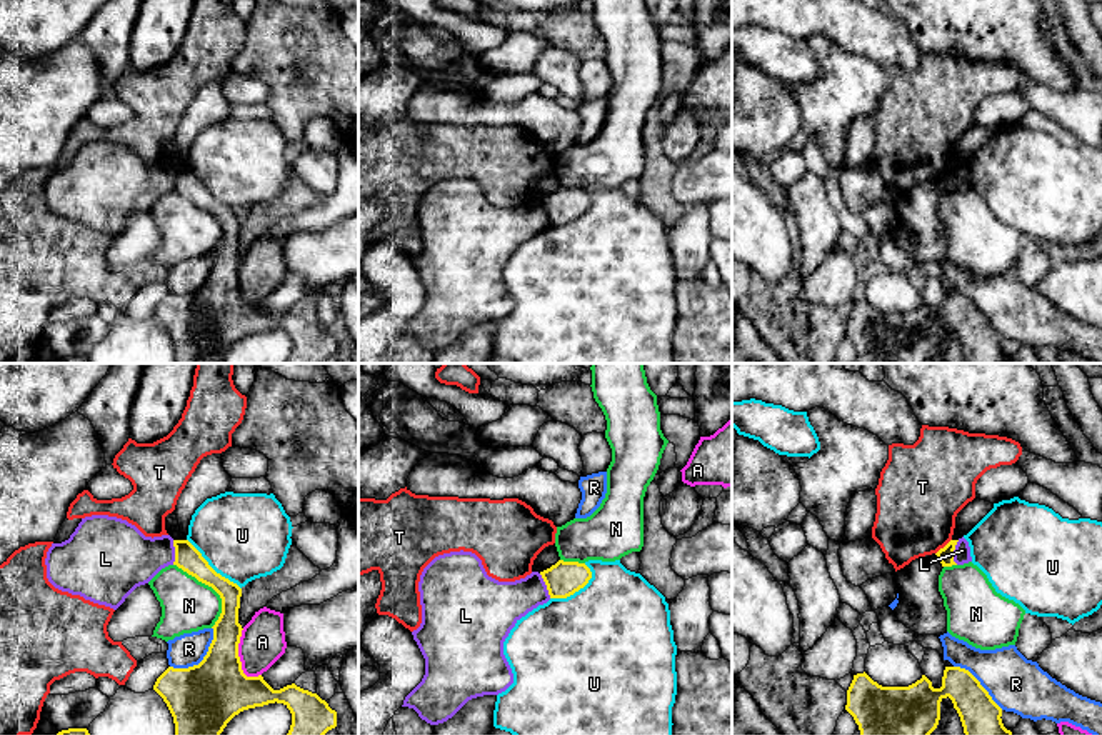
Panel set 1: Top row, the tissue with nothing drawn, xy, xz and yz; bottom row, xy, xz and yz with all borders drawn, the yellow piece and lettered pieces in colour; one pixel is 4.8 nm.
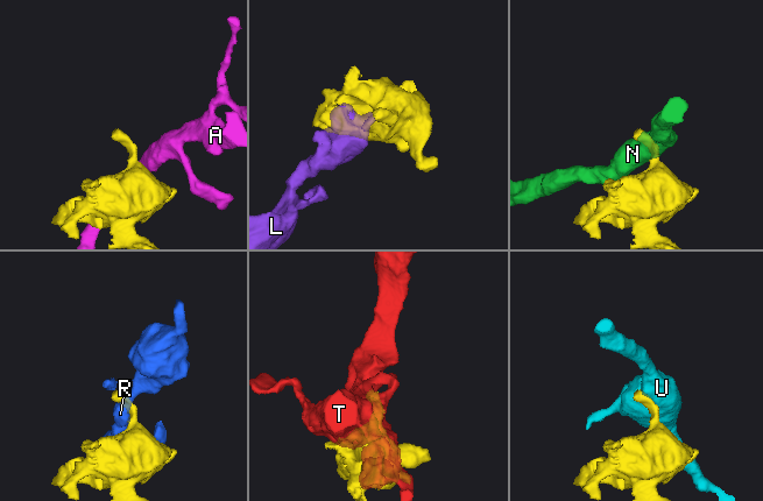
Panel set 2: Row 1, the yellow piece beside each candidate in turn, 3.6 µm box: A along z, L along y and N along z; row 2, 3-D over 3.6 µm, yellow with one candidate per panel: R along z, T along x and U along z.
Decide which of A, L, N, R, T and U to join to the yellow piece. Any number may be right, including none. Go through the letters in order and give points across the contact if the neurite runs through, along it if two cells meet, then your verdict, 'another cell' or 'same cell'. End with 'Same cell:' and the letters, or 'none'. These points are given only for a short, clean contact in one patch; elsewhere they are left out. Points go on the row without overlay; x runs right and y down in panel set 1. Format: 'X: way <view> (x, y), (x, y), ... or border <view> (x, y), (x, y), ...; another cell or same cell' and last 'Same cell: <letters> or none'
A: another cell
L: border xy (172, 167), (174, 190); another cell
N: border xy (174, 190), (207, 210), (219, 222), (220, 242), (212, 254); another cell
R: another cell
T: another cell
U: border xy (187, 165), (217, 199), (240, 215); another cell
Same cell: none

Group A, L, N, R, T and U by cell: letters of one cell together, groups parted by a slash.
A / L / N / R / T / U

